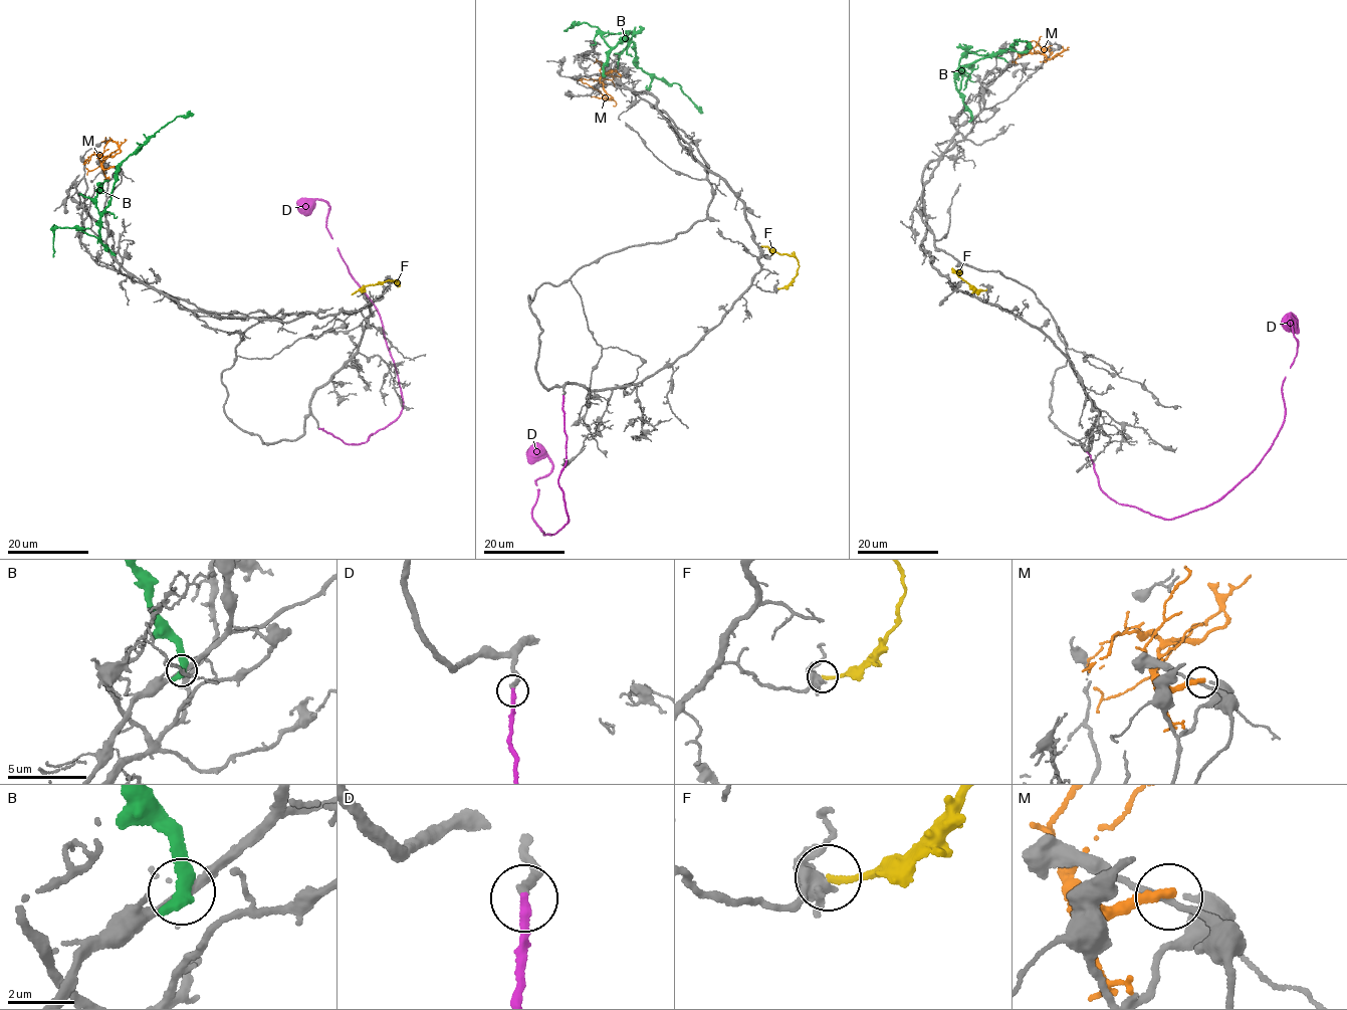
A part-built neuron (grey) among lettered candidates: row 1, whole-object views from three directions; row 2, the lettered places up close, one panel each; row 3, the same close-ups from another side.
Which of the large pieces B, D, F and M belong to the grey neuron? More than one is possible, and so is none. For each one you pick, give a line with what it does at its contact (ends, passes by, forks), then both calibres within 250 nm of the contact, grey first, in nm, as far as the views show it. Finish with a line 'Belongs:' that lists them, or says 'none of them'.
D: it ends | 220/240 nm
Belongs: D

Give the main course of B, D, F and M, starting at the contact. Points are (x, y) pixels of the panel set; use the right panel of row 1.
B: (971, 119), (956, 85), (956, 72), (963, 65), (999, 54), (1015, 40), (1026, 41), (1030, 47)
D: (1087, 452), (1118, 503), (1171, 520), (1207, 508), (1280, 429), (1296, 354), (1288, 323)
F: (985, 289), (982, 291), (969, 285), (954, 272), (961, 268), (959, 271)
M: (1020, 56), (1039, 53), (1048, 59), (1053, 57), (1039, 61)

